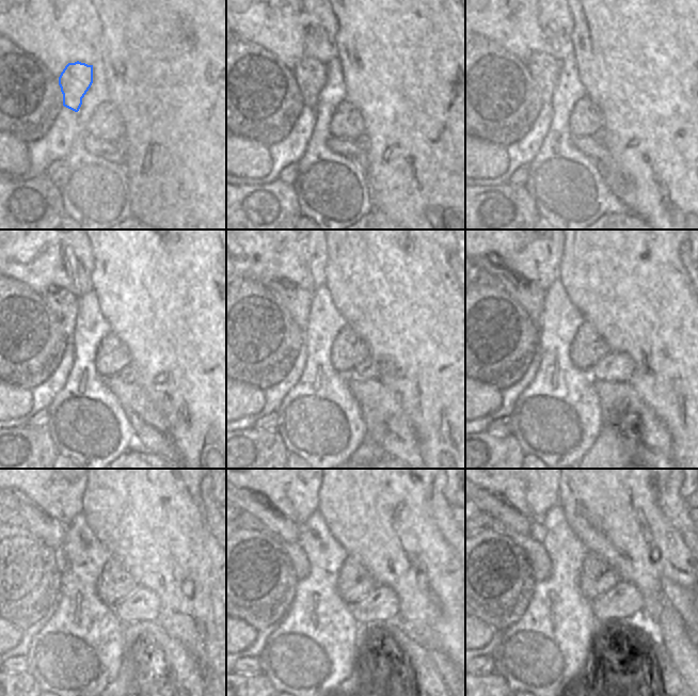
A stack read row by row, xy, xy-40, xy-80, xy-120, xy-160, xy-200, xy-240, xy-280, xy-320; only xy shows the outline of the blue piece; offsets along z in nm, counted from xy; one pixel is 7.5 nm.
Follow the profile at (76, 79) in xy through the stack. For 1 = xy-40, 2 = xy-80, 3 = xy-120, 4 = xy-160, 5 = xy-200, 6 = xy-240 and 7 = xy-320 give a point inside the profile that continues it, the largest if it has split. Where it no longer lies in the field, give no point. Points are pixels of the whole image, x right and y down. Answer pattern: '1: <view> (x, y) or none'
1: xy-40 (311, 75)
2: xy-80 (544, 68)
3: xy-120 (63, 303)
4: xy-160 (297, 301)
5: xy-200 (530, 297)
6: xy-240 (51, 532)
7: xy-320 (487, 503)

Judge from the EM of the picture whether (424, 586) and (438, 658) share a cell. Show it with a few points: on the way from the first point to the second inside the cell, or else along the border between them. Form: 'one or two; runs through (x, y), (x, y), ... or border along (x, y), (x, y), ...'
two; border along (429, 651), (440, 651), (454, 665)

